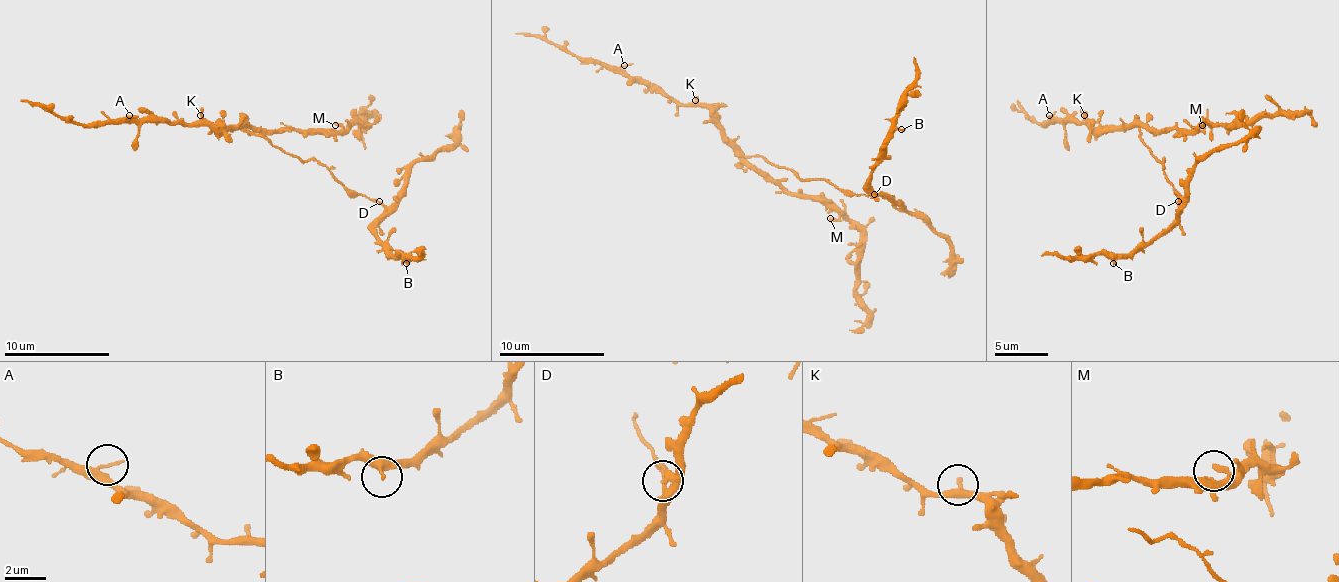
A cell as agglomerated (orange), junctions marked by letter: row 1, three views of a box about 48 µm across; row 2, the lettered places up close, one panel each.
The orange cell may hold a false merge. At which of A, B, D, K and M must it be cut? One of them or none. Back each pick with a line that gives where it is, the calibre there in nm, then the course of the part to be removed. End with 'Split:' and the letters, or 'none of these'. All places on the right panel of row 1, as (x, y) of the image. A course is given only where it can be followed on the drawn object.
D: at (1178, 201); 150 nm thick; foreign part runs (1179, 202), (1179, 191), (1163, 160), (1139, 139), (1139, 128)
Split: D

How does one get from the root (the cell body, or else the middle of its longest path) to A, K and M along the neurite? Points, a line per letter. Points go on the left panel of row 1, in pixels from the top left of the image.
A: (274, 147), (245, 125), (214, 128), (179, 123), (132, 123), (127, 118), (129, 115)
K: (274, 147), (245, 125), (214, 128), (200, 115)
M: (274, 147), (266, 139), (256, 136), (251, 128), (343, 131), (340, 125), (335, 125)

